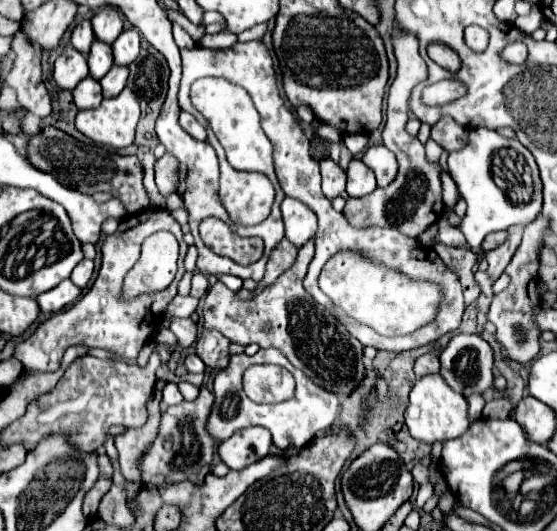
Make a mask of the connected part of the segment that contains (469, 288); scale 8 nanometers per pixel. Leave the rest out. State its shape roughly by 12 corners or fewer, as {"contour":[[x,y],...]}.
{"contour":[[436,243],[446,267],[460,277],[466,305],[480,289],[474,279],[478,255],[466,247]]}

